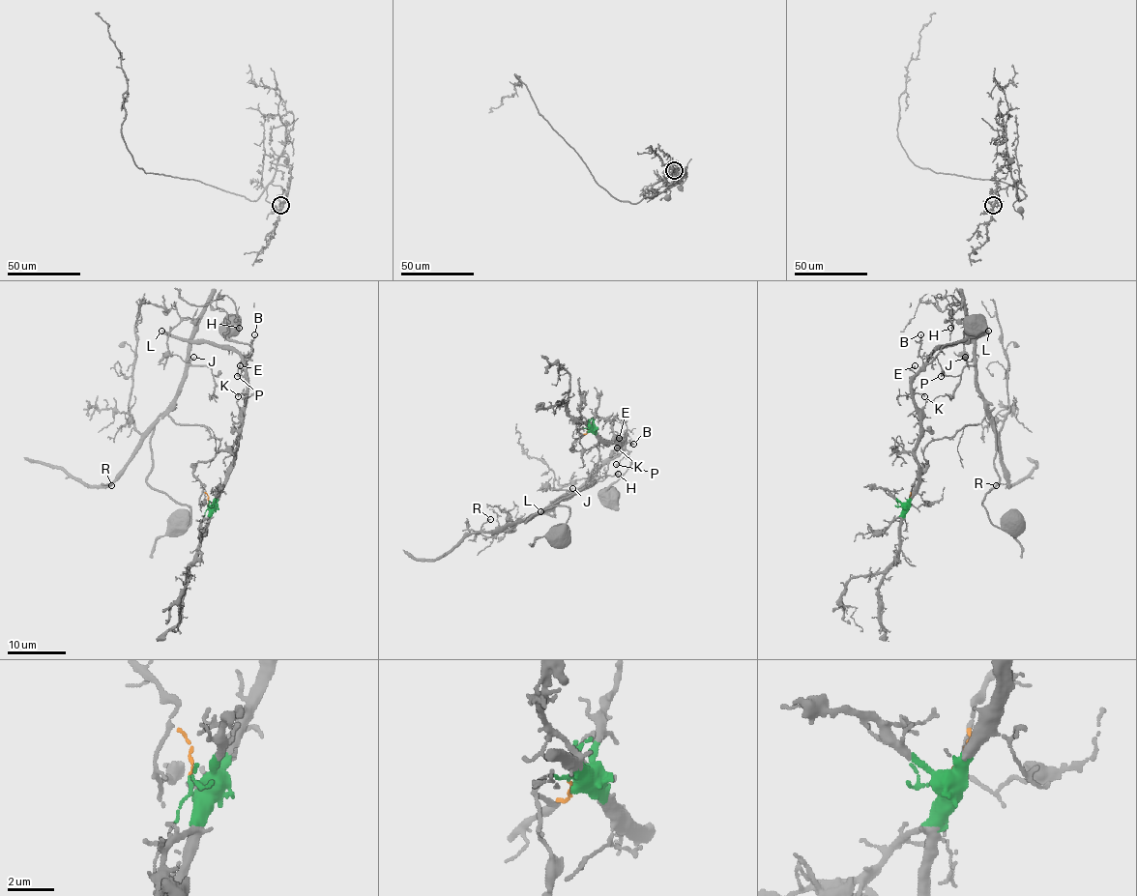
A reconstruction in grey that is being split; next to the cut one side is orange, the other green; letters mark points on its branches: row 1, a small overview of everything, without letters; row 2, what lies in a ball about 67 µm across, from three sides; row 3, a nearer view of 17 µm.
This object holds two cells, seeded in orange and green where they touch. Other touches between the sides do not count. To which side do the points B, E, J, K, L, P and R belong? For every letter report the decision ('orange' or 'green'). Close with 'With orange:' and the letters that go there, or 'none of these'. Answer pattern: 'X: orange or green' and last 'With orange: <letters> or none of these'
B: green
E: green
J: orange
K: green
L: green
P: green
R: orange
With orange: J, R

